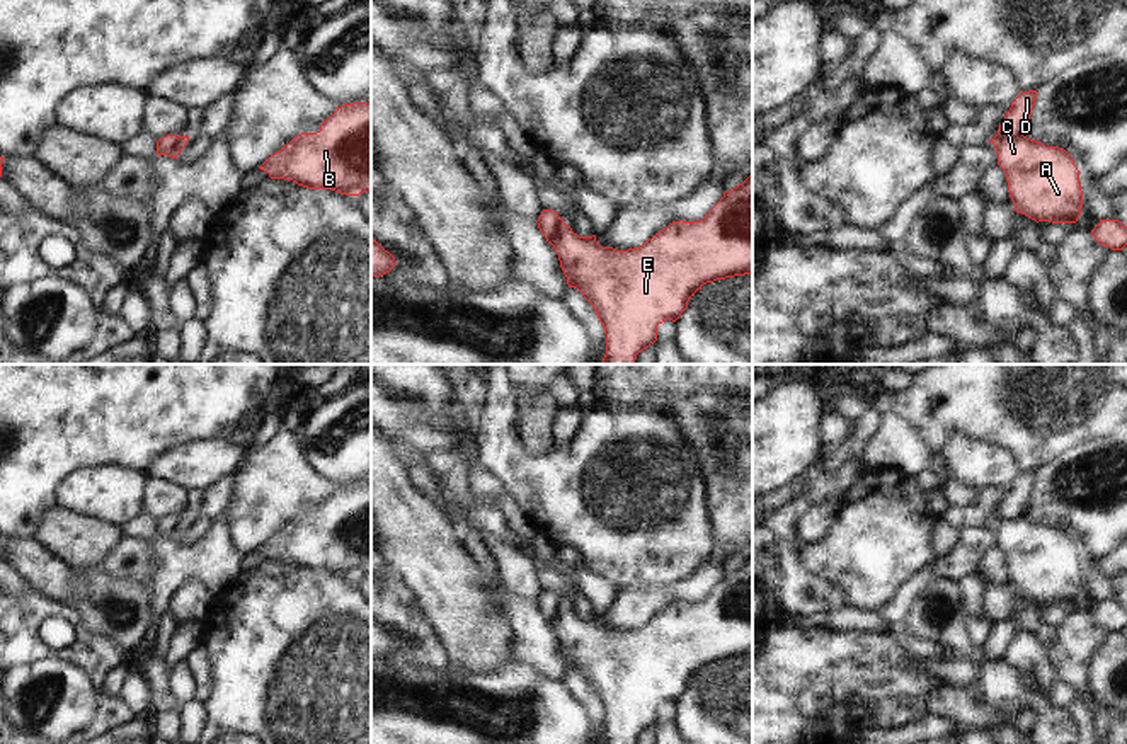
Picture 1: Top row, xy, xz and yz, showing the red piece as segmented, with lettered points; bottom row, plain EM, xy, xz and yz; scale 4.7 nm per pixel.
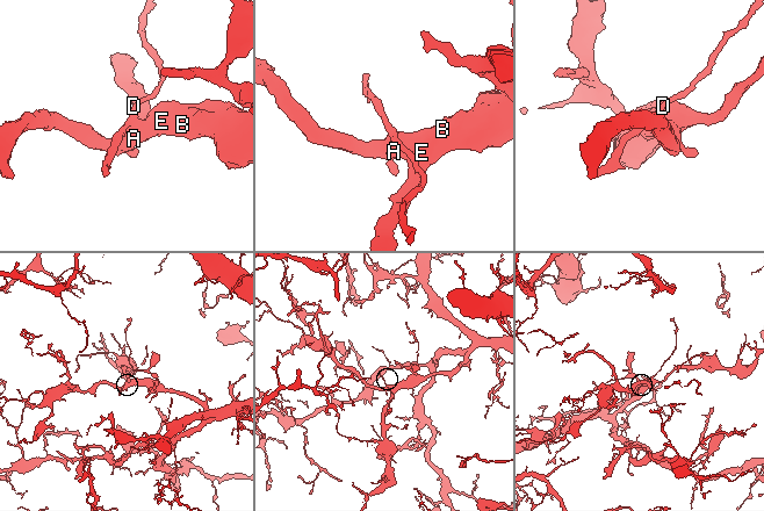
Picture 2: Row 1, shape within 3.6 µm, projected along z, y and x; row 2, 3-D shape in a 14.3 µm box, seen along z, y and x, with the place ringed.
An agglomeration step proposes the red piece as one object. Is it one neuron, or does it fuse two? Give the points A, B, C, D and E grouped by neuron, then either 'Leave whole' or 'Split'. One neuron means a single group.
Groups: A B C E / D. Split.

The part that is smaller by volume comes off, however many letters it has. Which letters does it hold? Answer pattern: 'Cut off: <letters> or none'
Cut off: D

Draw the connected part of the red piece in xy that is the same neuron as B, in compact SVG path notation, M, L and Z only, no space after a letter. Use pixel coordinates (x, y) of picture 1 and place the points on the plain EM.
M371 485L337 489L317 514L295 518L259 550L308 570L371 574Z

